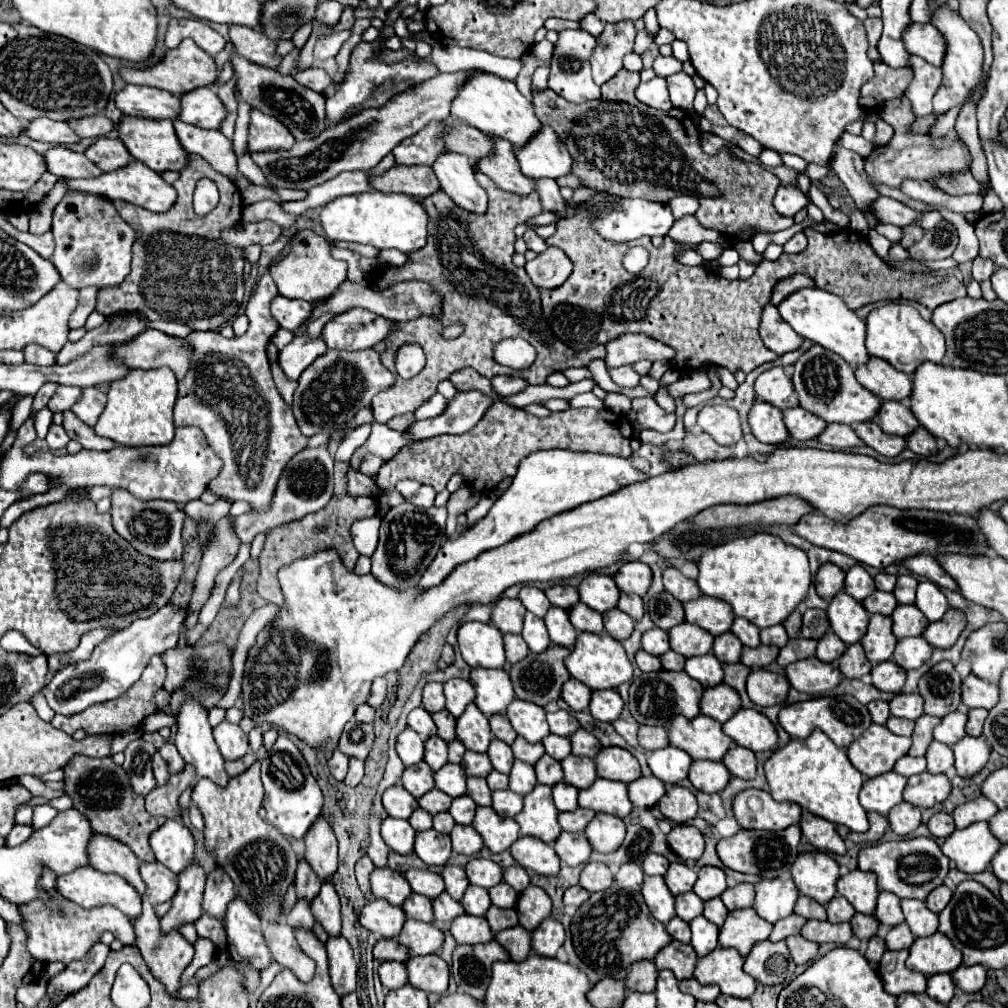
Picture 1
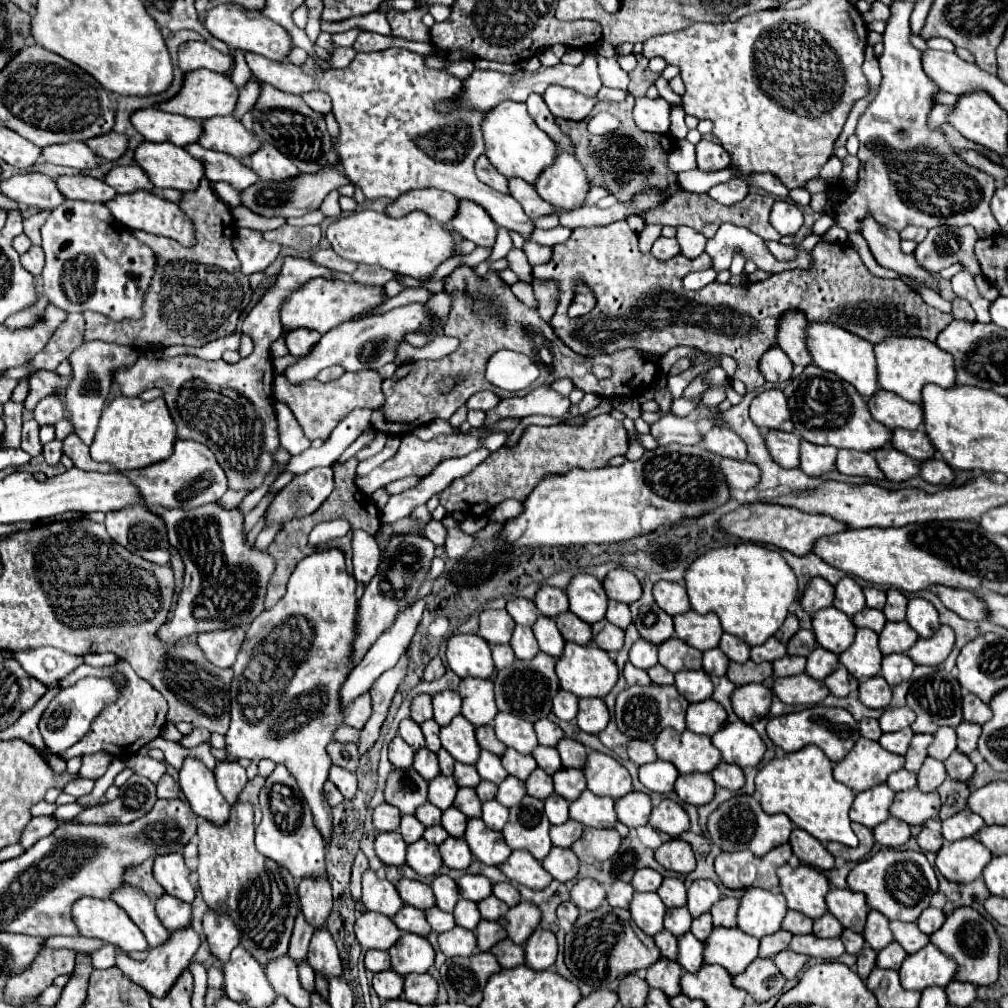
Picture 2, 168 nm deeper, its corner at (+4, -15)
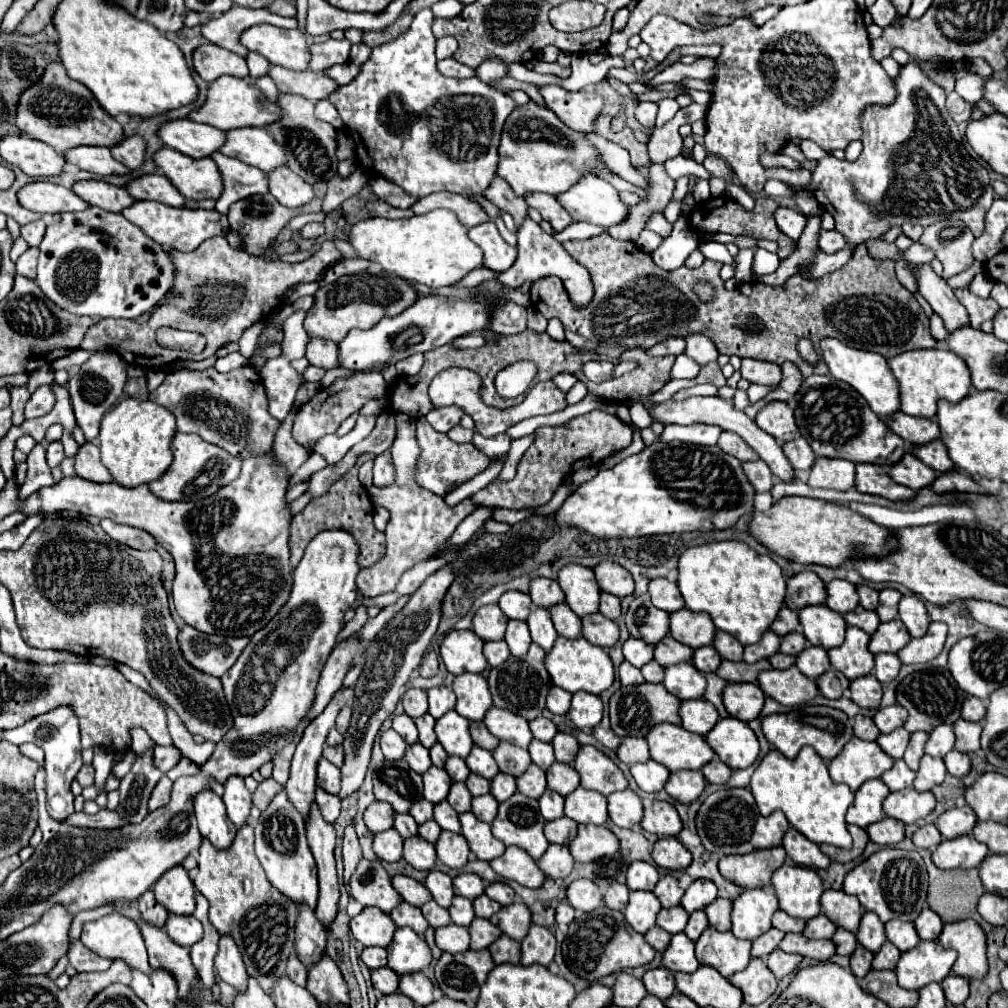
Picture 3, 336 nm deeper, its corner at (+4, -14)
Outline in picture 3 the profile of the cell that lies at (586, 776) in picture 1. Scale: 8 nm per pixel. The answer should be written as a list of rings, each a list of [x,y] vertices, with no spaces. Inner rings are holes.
[[[561,762],[551,764],[551,768],[547,770],[547,788],[551,788],[553,792],[559,792],[561,796],[567,796],[577,786],[579,786],[579,774],[571,764],[561,764]]]

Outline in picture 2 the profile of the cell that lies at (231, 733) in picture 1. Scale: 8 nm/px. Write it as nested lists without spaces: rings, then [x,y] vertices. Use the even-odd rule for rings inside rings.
[[[217,761],[215,779],[217,779],[217,787],[223,793],[223,797],[227,799],[227,803],[233,805],[237,801],[241,789],[247,783],[245,767],[241,767],[237,761]]]

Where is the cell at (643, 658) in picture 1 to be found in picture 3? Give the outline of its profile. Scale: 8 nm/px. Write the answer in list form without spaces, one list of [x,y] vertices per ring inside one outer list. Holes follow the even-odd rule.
[[[623,660],[623,662],[621,662],[621,666],[619,666],[619,678],[621,678],[621,684],[623,684],[623,686],[643,684],[643,682],[645,682],[645,678],[643,678],[641,670],[639,670],[639,668],[635,668],[633,664],[629,664],[627,660]]]

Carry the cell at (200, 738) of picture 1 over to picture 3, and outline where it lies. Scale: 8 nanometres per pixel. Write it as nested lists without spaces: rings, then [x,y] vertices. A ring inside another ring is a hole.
[[[201,792],[195,796],[195,814],[203,838],[215,848],[227,850],[235,838],[235,826],[225,814],[223,800],[215,792]]]

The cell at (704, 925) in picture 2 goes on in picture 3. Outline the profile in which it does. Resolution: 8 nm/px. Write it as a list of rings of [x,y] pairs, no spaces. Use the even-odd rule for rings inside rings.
[[[703,910],[693,912],[693,914],[689,916],[689,922],[687,922],[685,934],[687,934],[687,938],[691,938],[691,940],[695,942],[695,940],[701,936],[701,932],[703,932],[707,926],[709,926],[709,922],[707,922],[705,912],[703,912]]]

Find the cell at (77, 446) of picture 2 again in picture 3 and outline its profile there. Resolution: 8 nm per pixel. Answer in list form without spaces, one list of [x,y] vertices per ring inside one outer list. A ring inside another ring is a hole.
[[[87,442],[79,448],[79,454],[75,458],[75,472],[77,476],[89,482],[97,482],[97,484],[105,484],[105,482],[113,482],[109,470],[101,464],[99,458],[99,448],[93,442]]]

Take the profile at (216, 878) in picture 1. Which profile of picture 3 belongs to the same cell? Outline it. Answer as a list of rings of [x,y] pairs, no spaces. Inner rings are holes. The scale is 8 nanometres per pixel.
[[[221,936],[219,952],[215,956],[215,972],[219,974],[219,978],[223,982],[231,984],[237,992],[247,990],[249,974],[245,970],[245,964],[241,960],[241,954],[239,954],[235,942],[231,942],[231,936]]]

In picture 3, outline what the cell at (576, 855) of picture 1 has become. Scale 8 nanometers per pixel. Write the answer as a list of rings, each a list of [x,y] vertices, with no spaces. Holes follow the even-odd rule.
[[[551,844],[547,852],[537,860],[537,864],[547,878],[567,878],[573,870],[575,860],[567,846]]]

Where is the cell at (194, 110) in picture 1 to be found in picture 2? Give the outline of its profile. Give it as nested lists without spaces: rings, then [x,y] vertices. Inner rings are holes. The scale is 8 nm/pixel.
[[[231,115],[215,117],[203,121],[203,135],[197,141],[205,149],[223,151],[237,159],[251,155],[259,149],[259,141],[249,133],[241,121],[235,121]]]

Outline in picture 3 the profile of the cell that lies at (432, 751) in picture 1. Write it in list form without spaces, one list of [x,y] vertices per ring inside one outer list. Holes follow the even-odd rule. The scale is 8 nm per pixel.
[[[411,744],[405,752],[405,760],[411,766],[411,770],[415,770],[417,774],[425,774],[433,764],[429,760],[429,750],[423,744]]]

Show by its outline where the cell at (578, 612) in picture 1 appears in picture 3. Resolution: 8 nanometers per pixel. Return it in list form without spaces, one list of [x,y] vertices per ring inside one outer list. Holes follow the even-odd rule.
[[[557,604],[549,608],[551,620],[555,624],[555,630],[563,638],[579,638],[581,636],[581,618],[565,604]]]

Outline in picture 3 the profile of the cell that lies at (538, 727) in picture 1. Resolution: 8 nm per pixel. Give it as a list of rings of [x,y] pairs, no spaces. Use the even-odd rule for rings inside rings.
[[[491,706],[483,718],[483,724],[487,726],[487,730],[491,730],[493,736],[497,736],[499,740],[511,742],[515,746],[527,748],[529,742],[533,740],[533,734],[529,730],[529,724],[523,716],[501,710]]]

